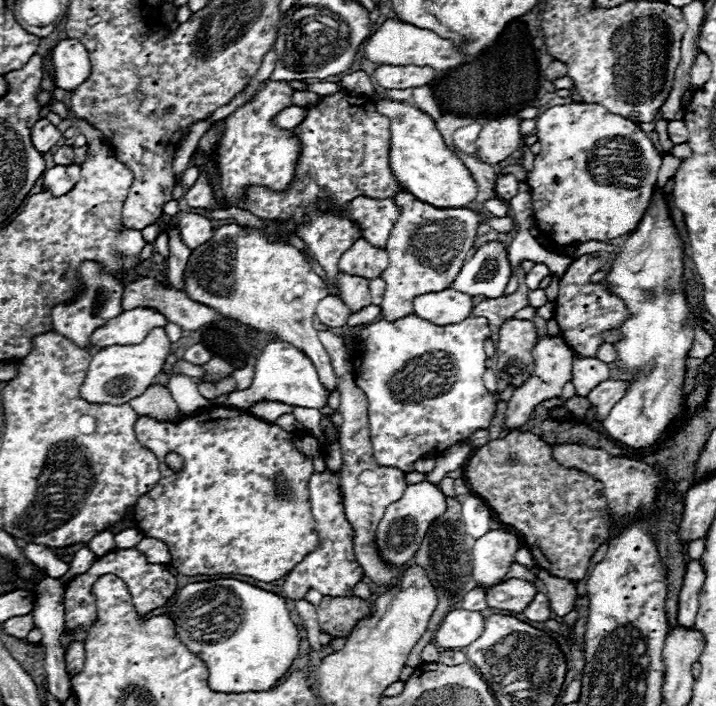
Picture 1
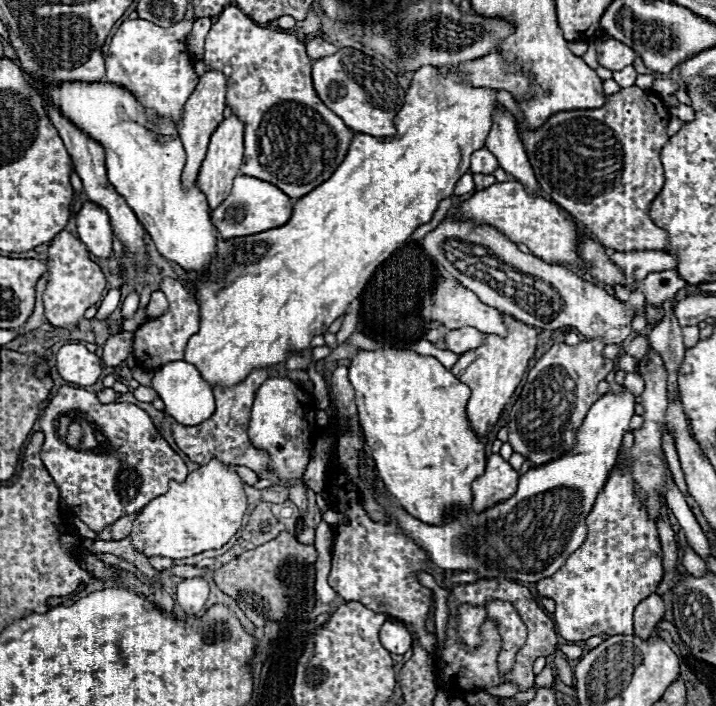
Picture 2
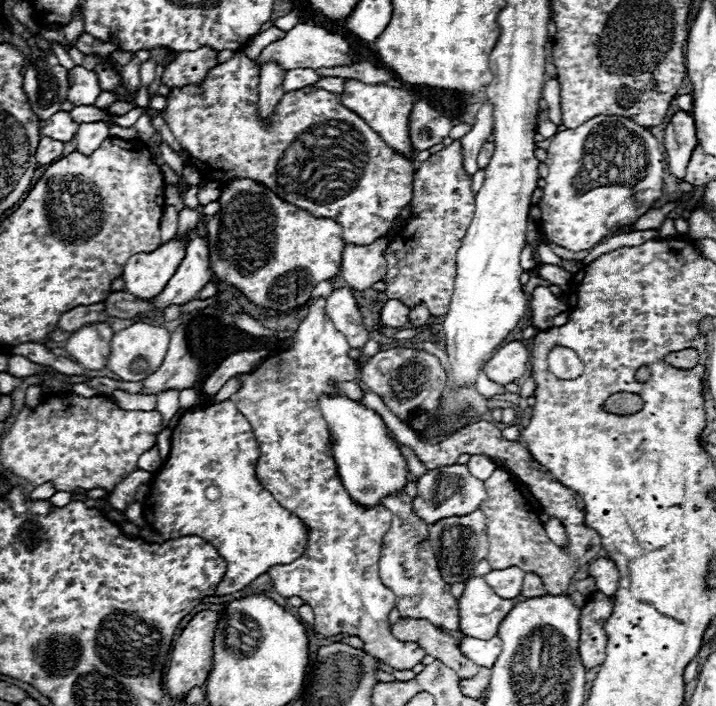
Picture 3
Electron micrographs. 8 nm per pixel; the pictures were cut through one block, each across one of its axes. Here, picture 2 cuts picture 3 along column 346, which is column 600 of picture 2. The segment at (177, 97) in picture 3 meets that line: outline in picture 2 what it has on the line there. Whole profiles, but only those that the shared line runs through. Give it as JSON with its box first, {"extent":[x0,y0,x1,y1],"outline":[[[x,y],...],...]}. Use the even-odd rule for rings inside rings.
{"extent":[520,86,670,252],"outline":[[[636,86],[624,88],[608,98],[608,104],[602,108],[556,112],[540,128],[522,132],[520,138],[524,142],[528,160],[534,168],[542,194],[562,206],[602,246],[616,252],[666,250],[668,234],[652,224],[652,220],[648,218],[648,208],[664,186],[660,150],[670,138],[666,134],[670,114],[658,96]]]}

